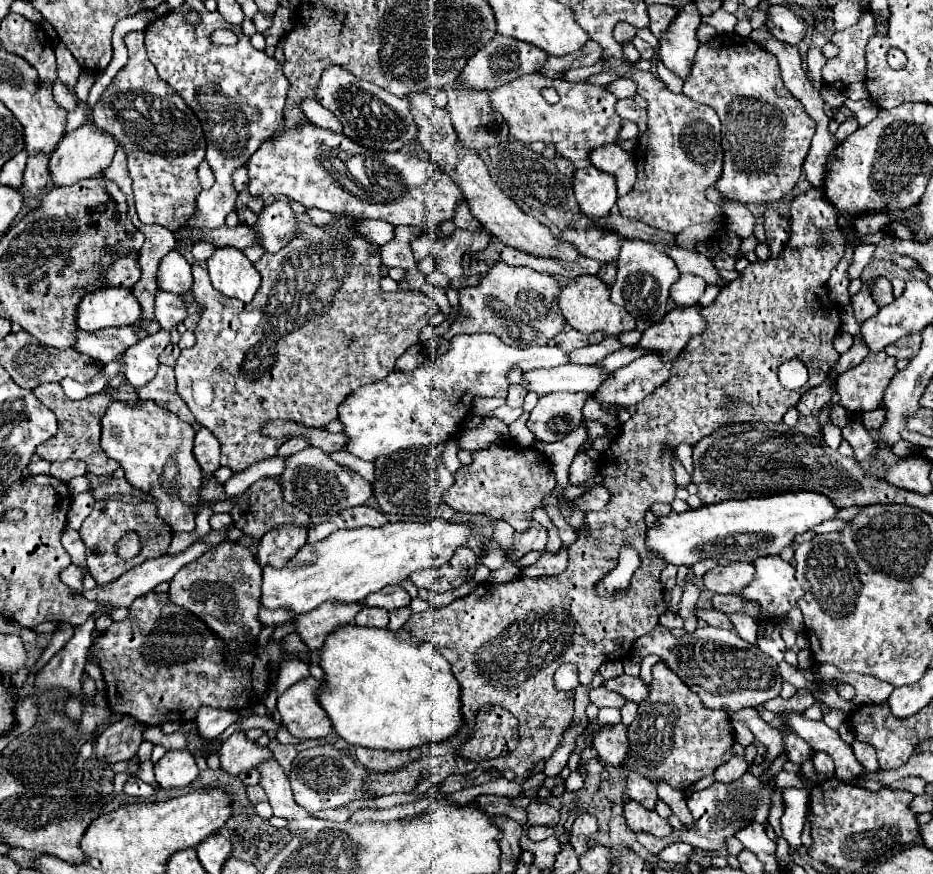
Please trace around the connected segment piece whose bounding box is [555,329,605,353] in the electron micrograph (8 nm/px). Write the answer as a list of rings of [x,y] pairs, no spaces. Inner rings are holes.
[[[569,329],[569,331],[561,331],[555,341],[559,343],[559,347],[563,351],[573,351],[573,347],[583,347],[583,345],[591,345],[591,343],[601,343],[605,339],[603,333],[593,333],[593,335],[585,335],[585,333],[579,333],[575,329]]]

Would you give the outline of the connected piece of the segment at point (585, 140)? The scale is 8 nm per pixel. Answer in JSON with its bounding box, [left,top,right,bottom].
[489,73,623,163]

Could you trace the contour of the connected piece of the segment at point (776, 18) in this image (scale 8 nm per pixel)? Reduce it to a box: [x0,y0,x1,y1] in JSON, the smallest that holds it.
[767,5,807,45]

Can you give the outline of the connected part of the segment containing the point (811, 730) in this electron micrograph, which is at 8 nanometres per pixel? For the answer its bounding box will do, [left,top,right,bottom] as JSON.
[787,713,867,781]

